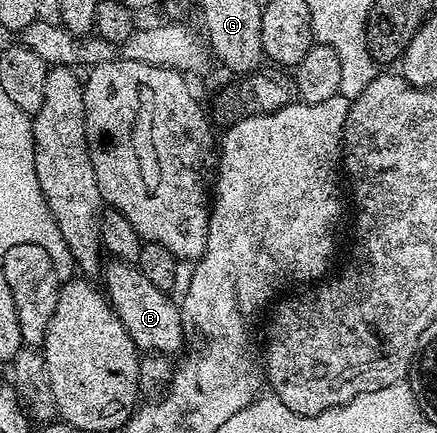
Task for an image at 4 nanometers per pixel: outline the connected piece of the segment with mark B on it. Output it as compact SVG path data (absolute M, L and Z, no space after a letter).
M109 259L102 268L103 287L112 301L112 308L118 314L122 326L126 326L126 334L135 342L141 353L160 353L175 357L175 352L186 344L186 329L181 305L172 301L169 293L153 286L146 274L136 264L127 264L121 260Z

